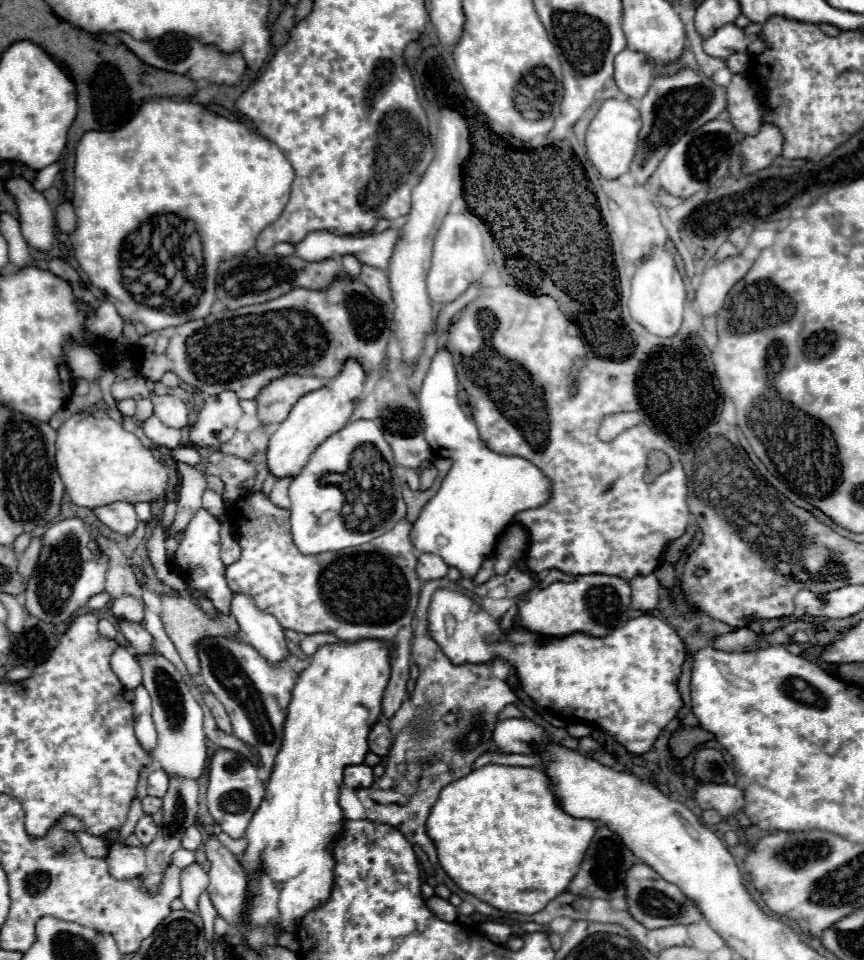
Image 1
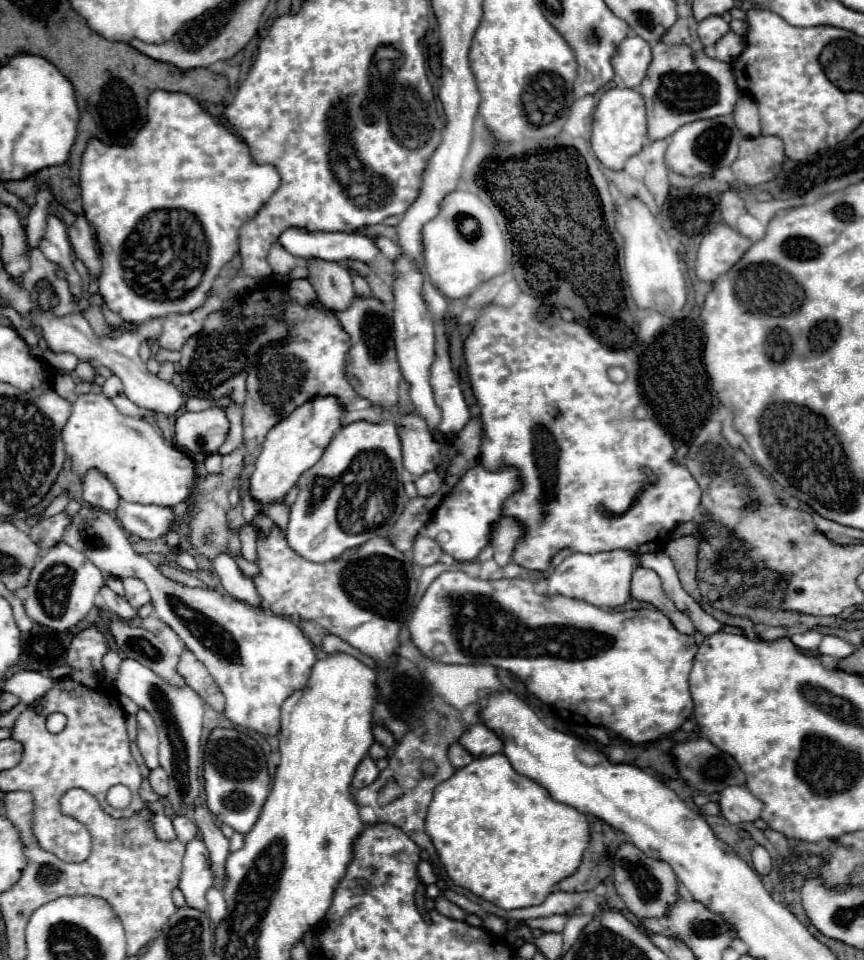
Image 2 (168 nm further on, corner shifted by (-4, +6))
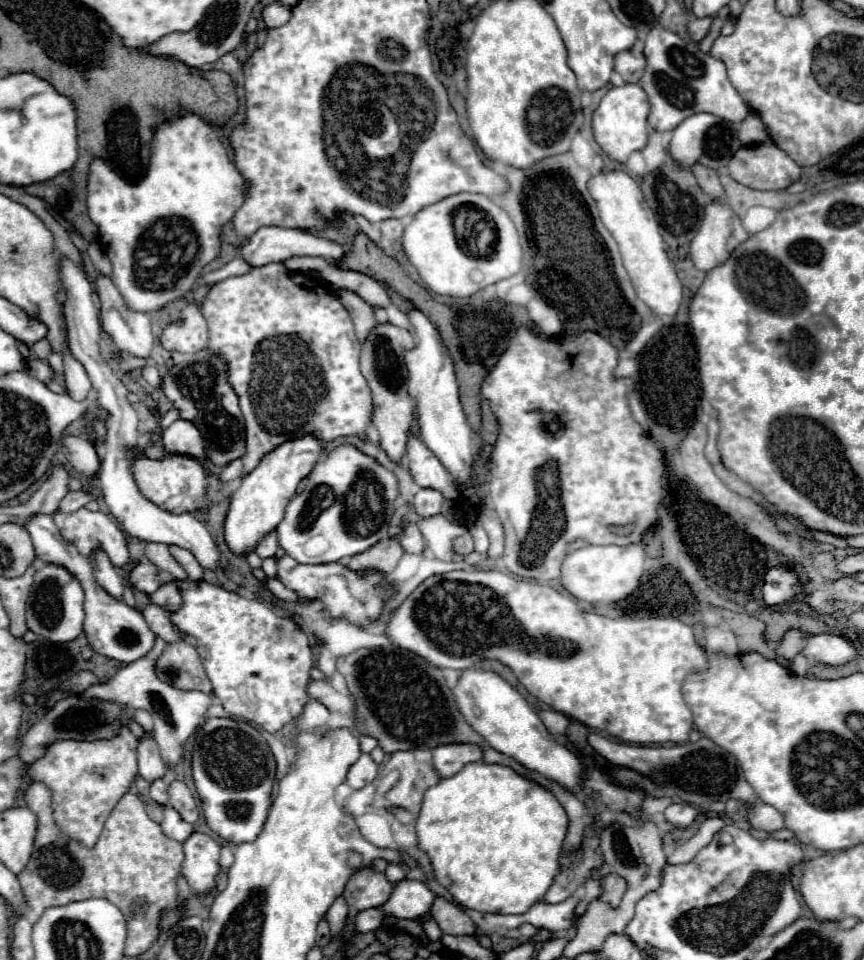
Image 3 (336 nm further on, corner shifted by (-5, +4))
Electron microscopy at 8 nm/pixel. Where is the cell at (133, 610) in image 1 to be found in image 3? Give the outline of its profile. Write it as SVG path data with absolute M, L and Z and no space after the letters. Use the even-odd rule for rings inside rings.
M147 559L139 561L129 575L129 583L137 591L143 591L147 595L151 595L161 585L161 581L163 581L161 571L157 571L157 567L153 567L153 563L149 563Z

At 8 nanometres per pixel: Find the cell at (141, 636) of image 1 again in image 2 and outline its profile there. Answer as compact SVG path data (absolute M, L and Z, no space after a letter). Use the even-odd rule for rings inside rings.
M102 587L102 589L100 589L100 595L102 595L102 599L104 599L106 609L112 611L114 615L118 615L120 619L124 619L124 621L134 621L134 619L138 617L138 611L132 609L130 603L128 603L124 597L112 593L108 587Z

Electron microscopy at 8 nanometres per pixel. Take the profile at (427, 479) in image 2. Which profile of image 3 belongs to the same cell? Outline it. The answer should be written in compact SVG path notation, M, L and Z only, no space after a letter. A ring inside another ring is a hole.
M421 489L417 495L415 495L415 513L423 519L427 517L433 517L441 511L441 503L443 503L443 495L435 489Z

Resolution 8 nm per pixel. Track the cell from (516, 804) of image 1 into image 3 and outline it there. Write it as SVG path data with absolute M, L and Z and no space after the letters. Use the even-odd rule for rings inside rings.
M469 763L457 775L429 787L417 817L419 849L429 855L435 879L459 905L483 913L525 913L533 903L541 901L559 873L565 833L567 813L551 791L509 767L489 763Z

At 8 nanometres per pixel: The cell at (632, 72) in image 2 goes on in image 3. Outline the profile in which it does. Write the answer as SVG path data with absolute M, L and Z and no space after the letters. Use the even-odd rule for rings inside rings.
M637 39L635 45L615 57L615 71L625 79L625 83L637 83L645 71L643 41Z

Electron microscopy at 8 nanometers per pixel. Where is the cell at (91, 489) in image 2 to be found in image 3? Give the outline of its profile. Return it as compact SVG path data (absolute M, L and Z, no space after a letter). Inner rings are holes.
M63 435L61 449L73 469L93 481L93 475L99 469L99 457L95 453L93 443L89 443L83 435Z

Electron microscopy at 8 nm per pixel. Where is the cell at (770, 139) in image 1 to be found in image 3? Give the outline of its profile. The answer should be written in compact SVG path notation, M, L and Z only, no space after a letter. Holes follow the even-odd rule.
M773 143L741 147L727 169L737 183L751 189L787 189L801 177L801 167Z

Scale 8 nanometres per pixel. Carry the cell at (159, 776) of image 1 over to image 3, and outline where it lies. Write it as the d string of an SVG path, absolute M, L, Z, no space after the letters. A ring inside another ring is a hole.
M163 779L153 781L153 783L151 783L149 797L151 797L155 803L159 803L159 805L167 805L167 799L169 799L169 795L167 795L167 783L165 783Z

